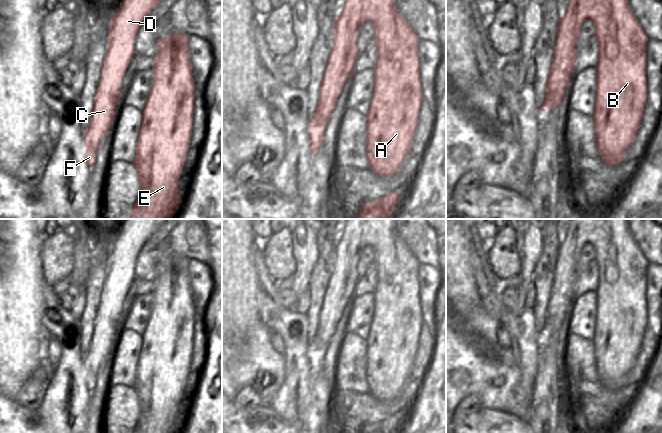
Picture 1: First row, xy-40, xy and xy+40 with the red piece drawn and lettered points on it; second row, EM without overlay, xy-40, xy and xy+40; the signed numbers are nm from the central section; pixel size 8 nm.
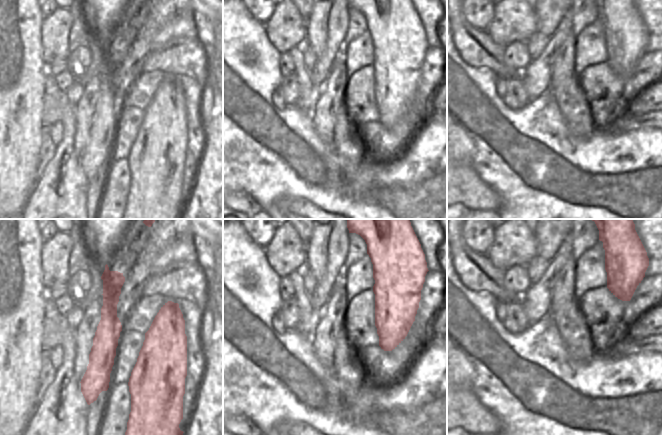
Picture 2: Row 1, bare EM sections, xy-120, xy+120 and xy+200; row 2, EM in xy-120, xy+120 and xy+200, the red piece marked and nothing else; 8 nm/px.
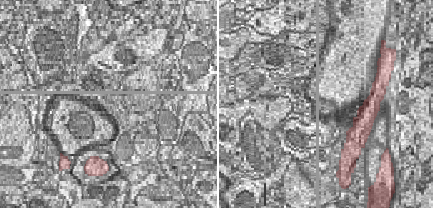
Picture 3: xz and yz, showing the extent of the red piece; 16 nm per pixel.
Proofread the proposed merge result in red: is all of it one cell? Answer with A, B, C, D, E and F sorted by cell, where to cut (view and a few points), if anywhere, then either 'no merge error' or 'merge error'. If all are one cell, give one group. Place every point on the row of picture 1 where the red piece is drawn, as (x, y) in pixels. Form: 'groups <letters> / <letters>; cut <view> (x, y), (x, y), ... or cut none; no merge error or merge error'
groups A B C D E F; cut none; no merge error

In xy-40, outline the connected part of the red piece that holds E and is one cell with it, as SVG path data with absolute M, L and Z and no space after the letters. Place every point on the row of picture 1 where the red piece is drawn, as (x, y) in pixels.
M173 33L171 37L157 39L159 52L152 68L154 80L150 90L150 96L142 111L142 124L136 144L136 158L134 166L140 180L140 192L132 208L130 219L171 219L178 211L181 203L178 200L178 180L182 174L182 168L186 160L190 137L192 133L192 117L194 115L194 78L190 66L190 54L188 52L189 35L185 33Z

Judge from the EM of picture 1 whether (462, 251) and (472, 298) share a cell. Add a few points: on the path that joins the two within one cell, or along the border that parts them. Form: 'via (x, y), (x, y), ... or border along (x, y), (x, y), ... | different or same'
via (462, 263), (462, 286) | same

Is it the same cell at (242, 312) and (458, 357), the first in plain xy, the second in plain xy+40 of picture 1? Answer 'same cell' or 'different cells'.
different cells

